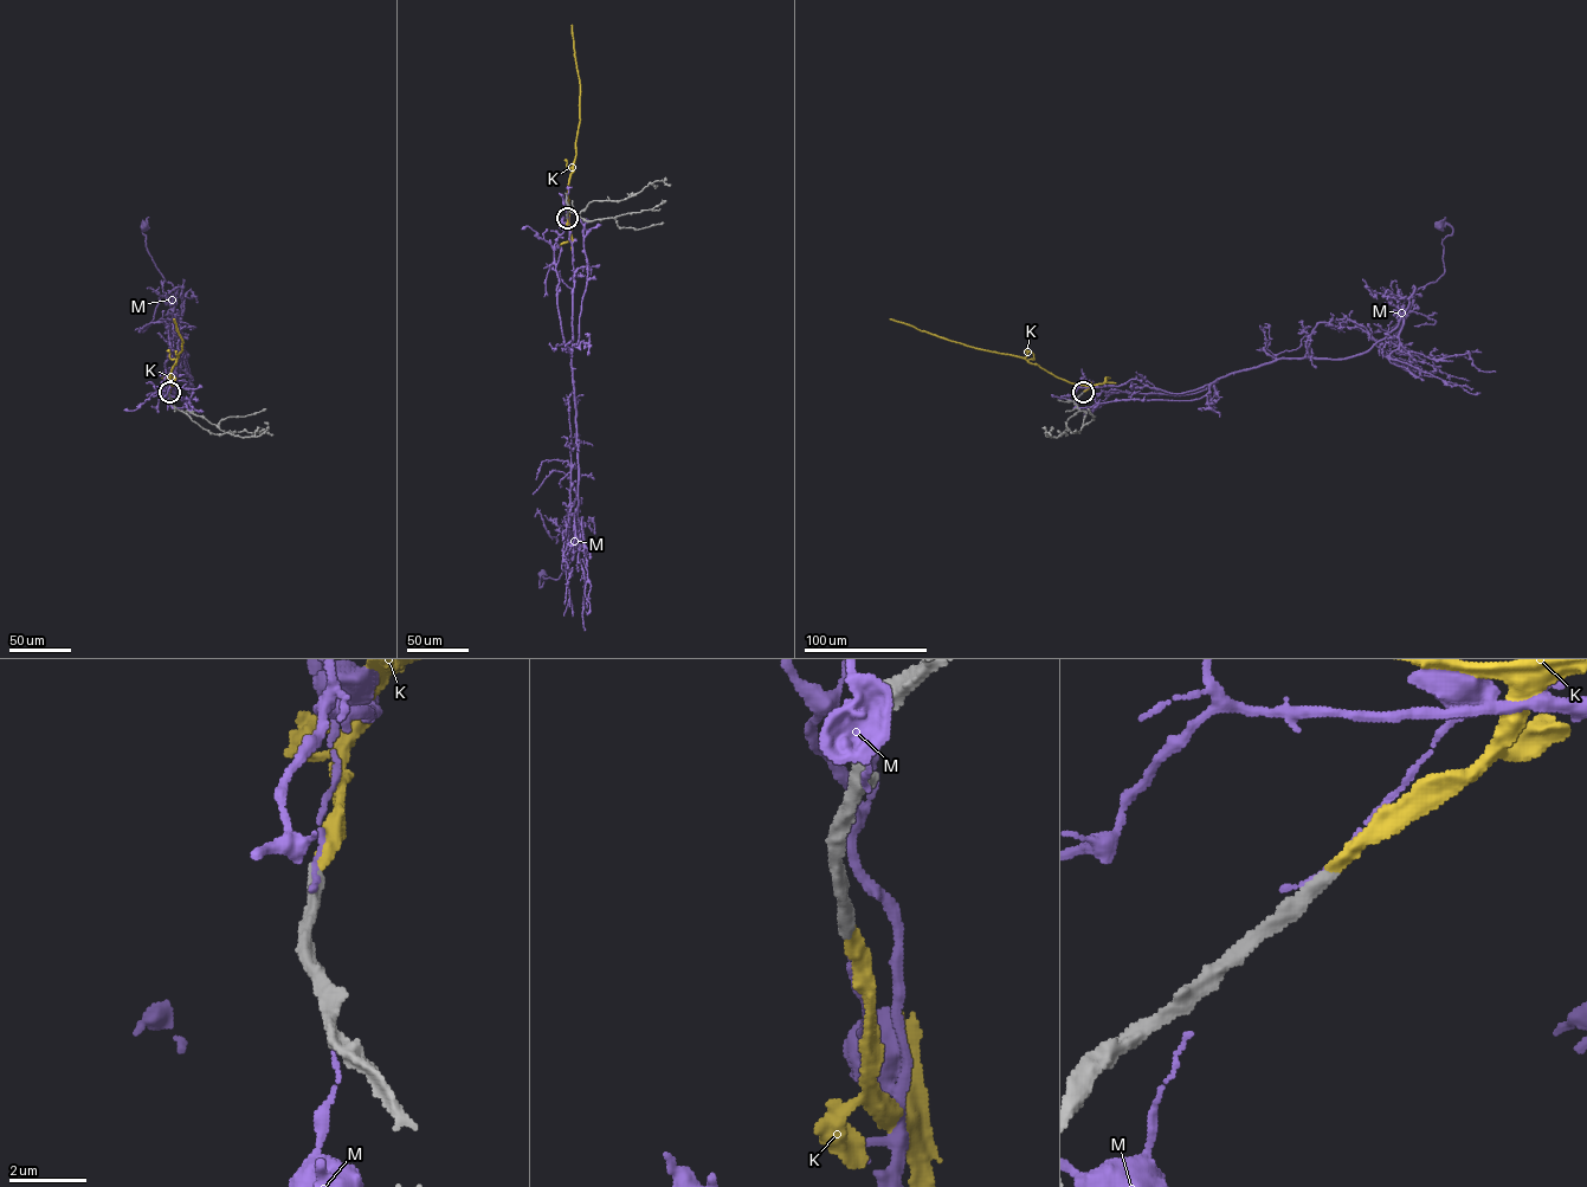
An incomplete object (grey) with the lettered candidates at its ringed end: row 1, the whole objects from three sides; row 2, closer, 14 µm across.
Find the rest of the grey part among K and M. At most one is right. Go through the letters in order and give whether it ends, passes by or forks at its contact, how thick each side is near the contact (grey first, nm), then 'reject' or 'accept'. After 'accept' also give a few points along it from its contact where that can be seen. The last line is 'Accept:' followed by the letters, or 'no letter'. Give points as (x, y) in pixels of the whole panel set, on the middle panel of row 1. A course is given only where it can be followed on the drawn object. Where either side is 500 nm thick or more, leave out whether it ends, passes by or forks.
K: it ends | 360/320 nm | accept | via (567, 218), (568, 181), (580, 121), (580, 82), (572, 24)
M: it ends | 420/130 nm | reject
Accept: K

